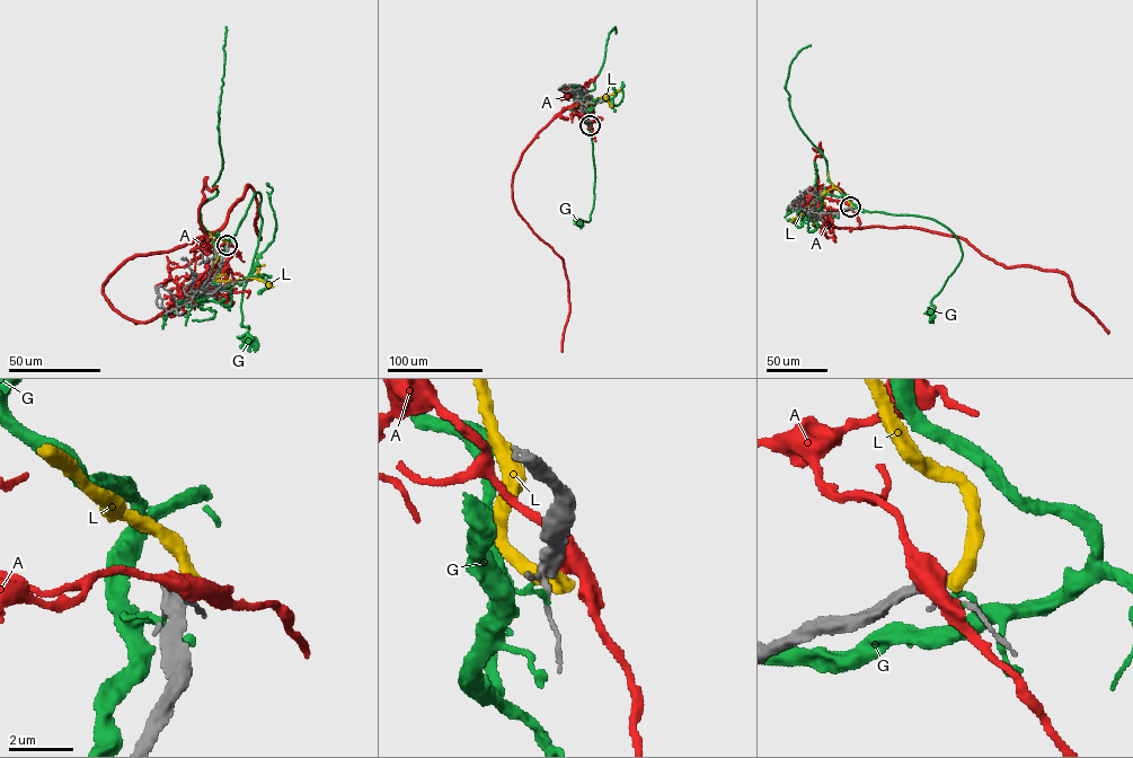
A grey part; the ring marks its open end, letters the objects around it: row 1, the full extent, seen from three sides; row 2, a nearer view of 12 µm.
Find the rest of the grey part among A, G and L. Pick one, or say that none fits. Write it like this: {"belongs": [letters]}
{"belongs": []}

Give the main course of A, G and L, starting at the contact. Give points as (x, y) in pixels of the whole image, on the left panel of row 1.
A: (227, 245), (215, 247), (204, 278), (147, 322), (103, 293), (125, 261), (220, 228), (248, 184), (260, 240)
G: (227, 246), (259, 192), (258, 245), (240, 308), (249, 329), (246, 338)
L: (227, 245), (211, 234), (218, 254), (213, 276), (219, 281), (250, 280), (258, 272), (257, 256)

